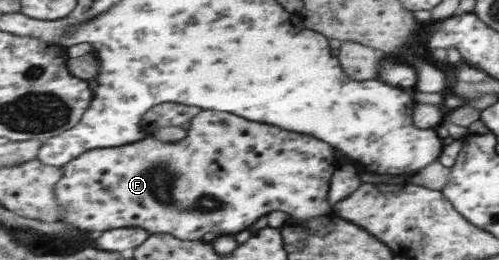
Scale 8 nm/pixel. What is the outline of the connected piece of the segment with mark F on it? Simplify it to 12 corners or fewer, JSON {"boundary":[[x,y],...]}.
{"boundary":[[229,112],[63,168],[80,232],[331,213],[333,148]]}

